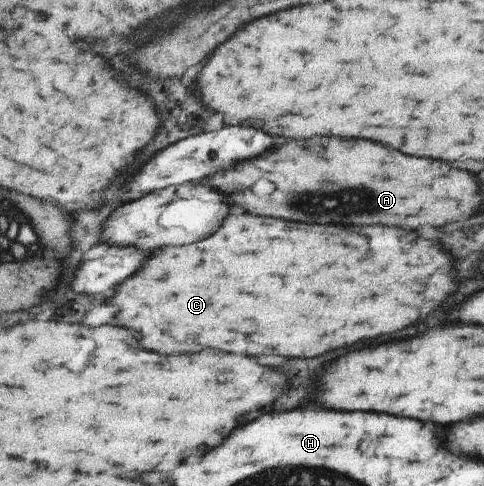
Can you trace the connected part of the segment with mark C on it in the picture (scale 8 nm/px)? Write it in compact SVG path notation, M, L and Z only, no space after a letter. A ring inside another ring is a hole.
M231 213L213 237L187 247L155 251L155 257L151 255L143 263L141 273L137 271L117 287L117 295L109 303L119 307L119 325L141 333L141 345L157 353L199 353L201 349L213 349L215 343L217 351L233 355L319 357L357 341L405 329L419 319L419 303L421 317L429 313L451 291L447 273L451 267L445 255L437 243L419 237L413 241L411 231L395 227L307 225ZM365 233L369 261L365 261Z

